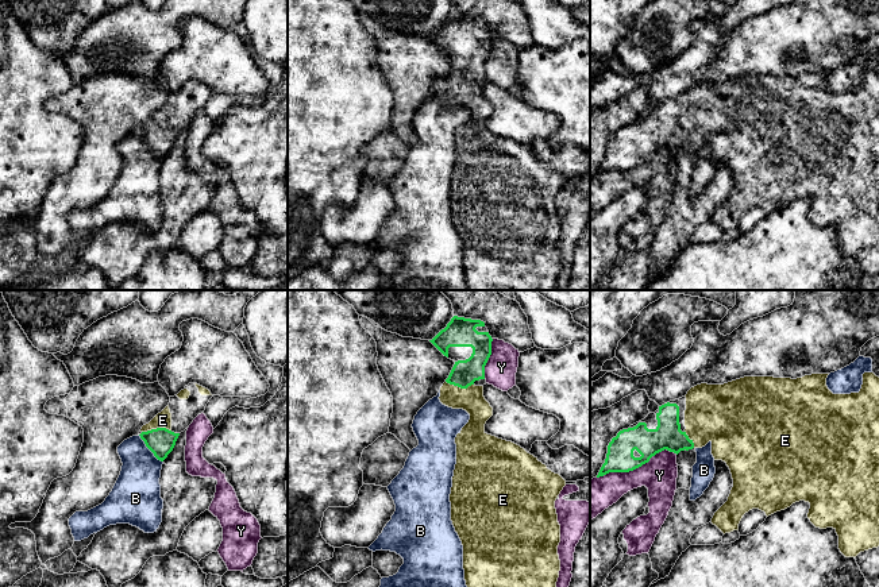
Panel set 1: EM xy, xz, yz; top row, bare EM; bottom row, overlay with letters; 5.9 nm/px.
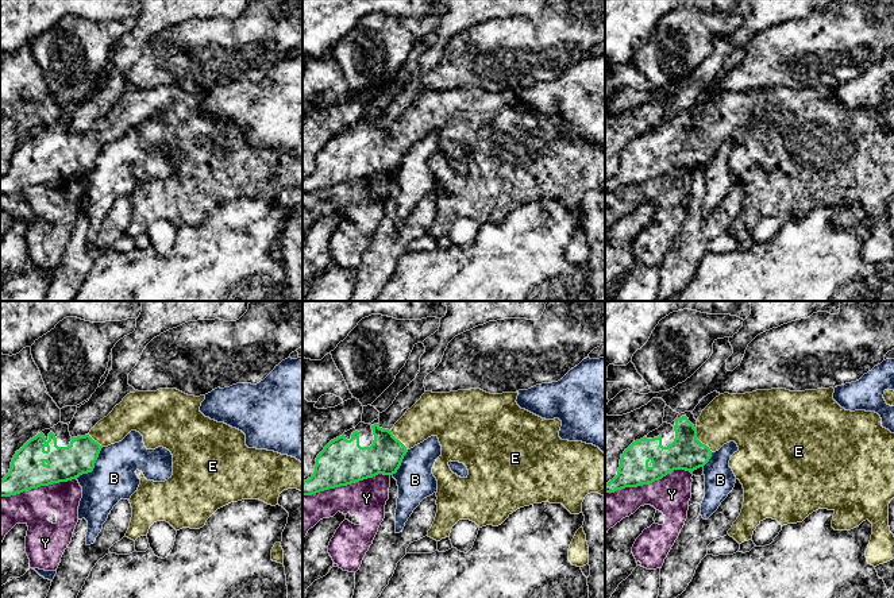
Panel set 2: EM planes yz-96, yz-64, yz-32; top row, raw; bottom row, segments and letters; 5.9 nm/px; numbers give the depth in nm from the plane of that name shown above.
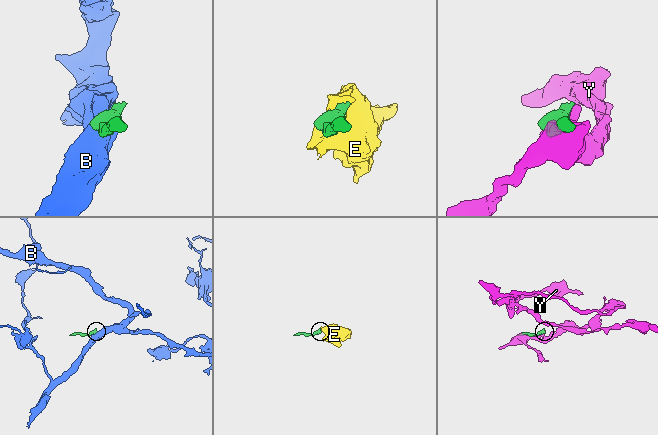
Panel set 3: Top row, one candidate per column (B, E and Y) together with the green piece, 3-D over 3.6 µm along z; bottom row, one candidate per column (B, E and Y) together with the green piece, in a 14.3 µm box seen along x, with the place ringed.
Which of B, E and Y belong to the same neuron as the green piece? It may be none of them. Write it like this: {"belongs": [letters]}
{"belongs": ["E"]}

